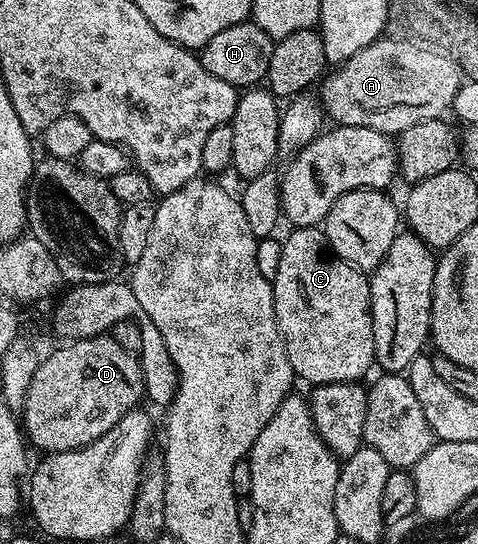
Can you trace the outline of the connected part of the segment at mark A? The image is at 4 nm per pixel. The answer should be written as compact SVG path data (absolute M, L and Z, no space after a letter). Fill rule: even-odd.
M383 37L331 70L321 87L320 102L337 126L367 127L397 137L412 125L443 118L453 108L457 72L453 64L428 55L417 42Z

